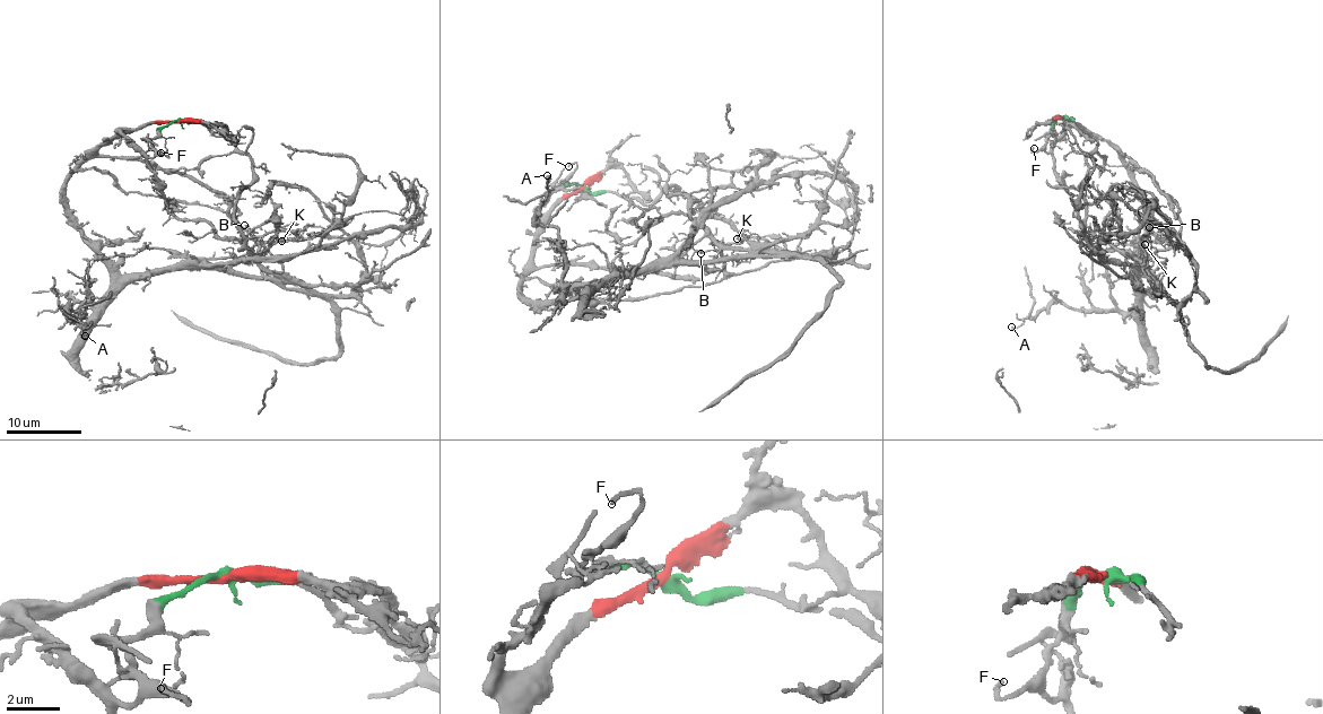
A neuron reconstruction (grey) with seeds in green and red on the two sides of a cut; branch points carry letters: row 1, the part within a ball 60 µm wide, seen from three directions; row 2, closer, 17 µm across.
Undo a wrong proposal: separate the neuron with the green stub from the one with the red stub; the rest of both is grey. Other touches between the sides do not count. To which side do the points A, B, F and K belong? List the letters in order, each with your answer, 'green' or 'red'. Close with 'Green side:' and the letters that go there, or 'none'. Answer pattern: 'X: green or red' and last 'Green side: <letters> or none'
A: red
B: green
F: red
K: green
Green side: B, K

